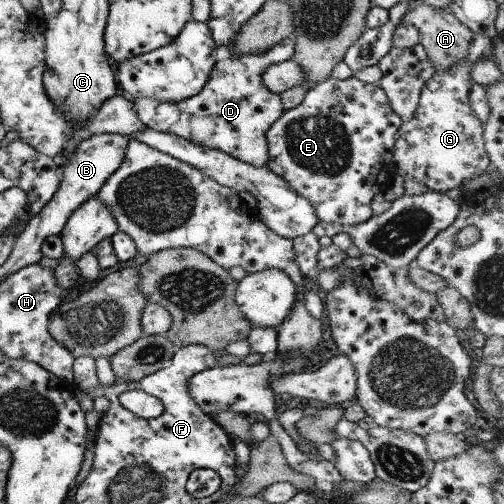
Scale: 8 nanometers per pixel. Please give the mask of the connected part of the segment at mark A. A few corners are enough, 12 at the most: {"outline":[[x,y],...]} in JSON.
{"outline":[[423,3],[403,22],[418,28],[437,68],[468,56],[472,30]]}

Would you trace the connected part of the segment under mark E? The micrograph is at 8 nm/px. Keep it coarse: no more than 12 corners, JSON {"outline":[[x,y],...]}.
{"outline":[[329,77],[266,132],[267,168],[321,222],[389,192],[384,90]]}

